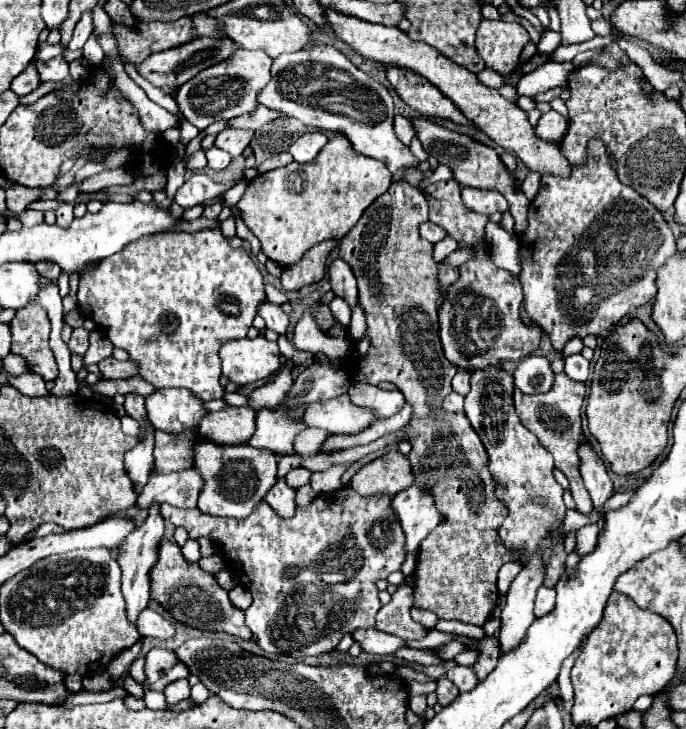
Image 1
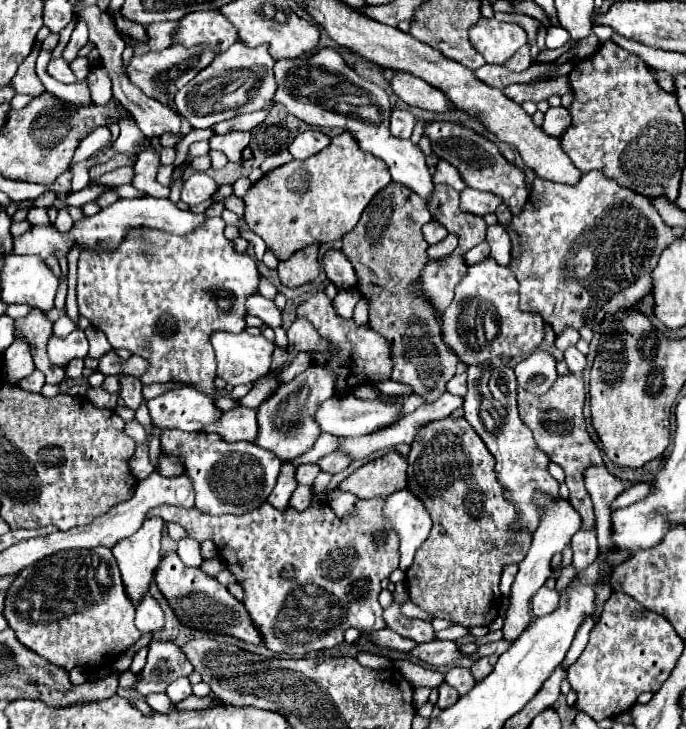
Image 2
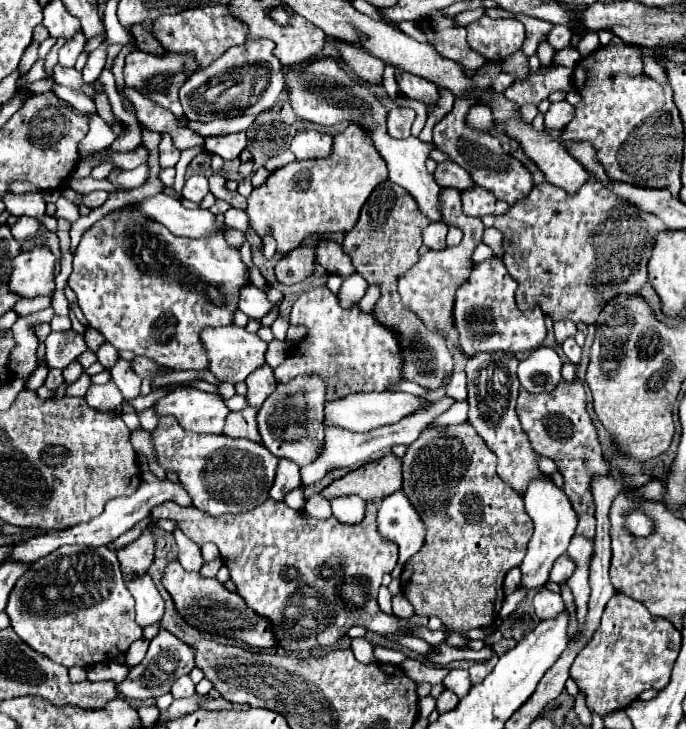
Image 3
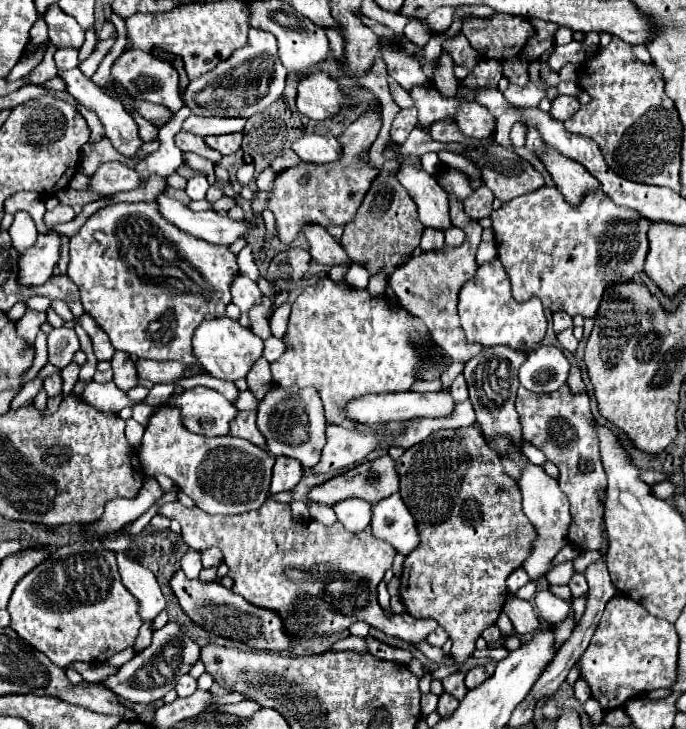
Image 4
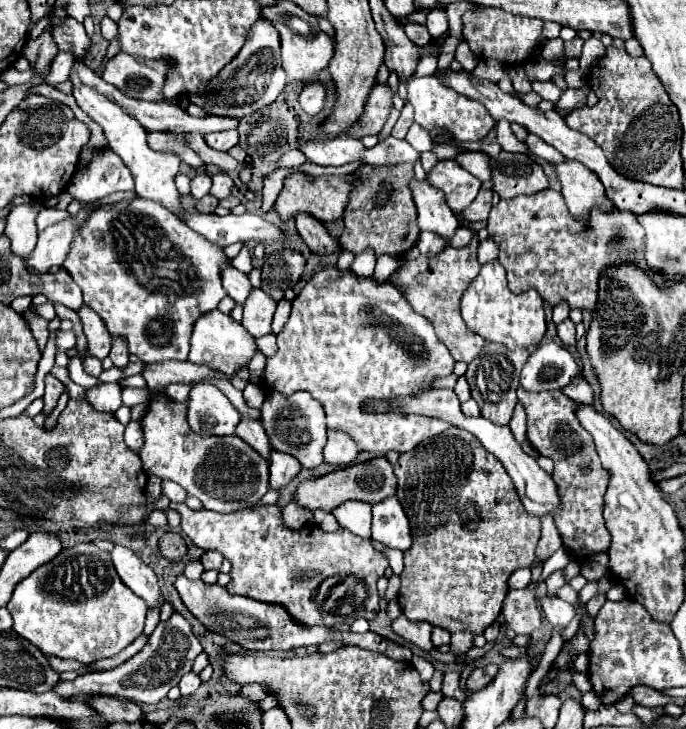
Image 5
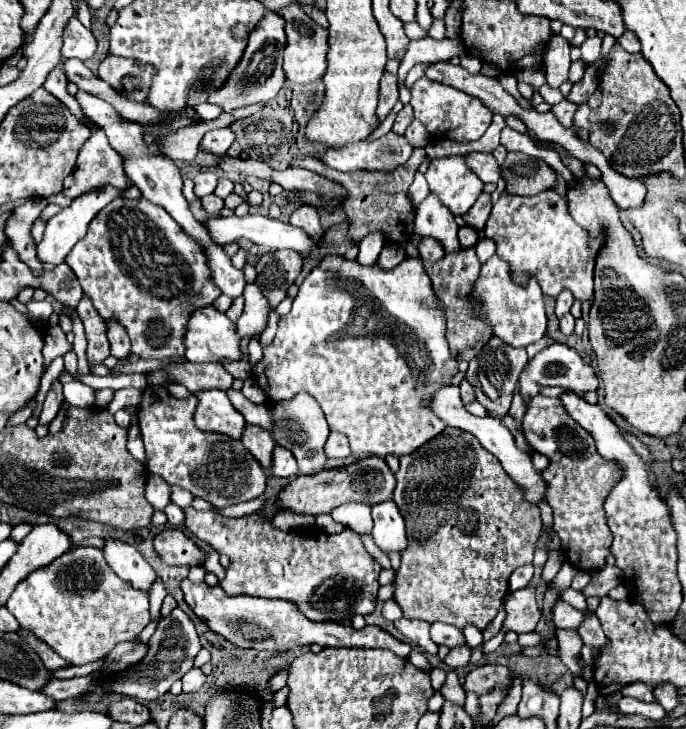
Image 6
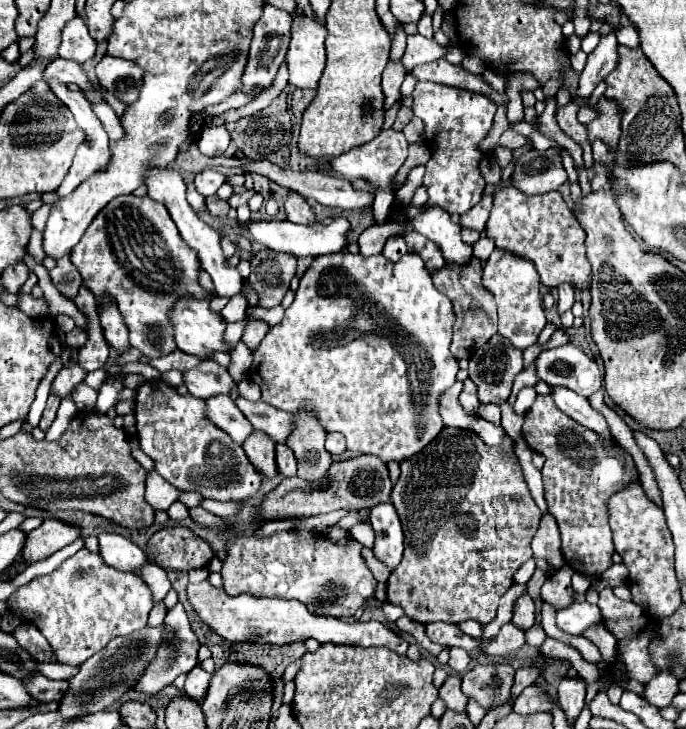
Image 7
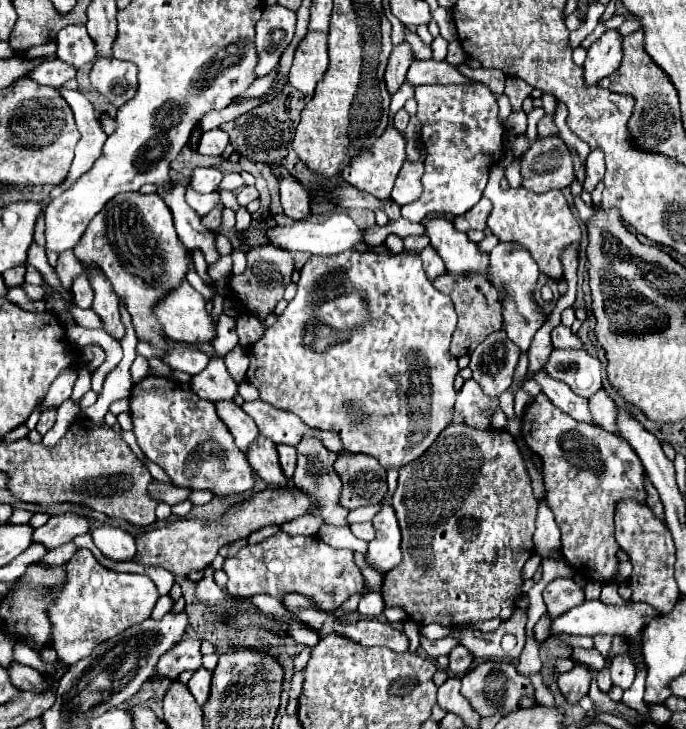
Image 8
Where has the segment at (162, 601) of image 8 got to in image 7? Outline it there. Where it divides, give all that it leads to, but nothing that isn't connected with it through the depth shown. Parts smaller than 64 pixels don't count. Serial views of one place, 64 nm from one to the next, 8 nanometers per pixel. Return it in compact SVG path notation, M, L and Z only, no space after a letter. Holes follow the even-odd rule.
M160 602L160 604L156 604L156 606L152 608L152 612L150 612L148 628L156 628L156 626L160 626L160 624L164 622L164 616L166 616L166 606L164 606L164 602Z

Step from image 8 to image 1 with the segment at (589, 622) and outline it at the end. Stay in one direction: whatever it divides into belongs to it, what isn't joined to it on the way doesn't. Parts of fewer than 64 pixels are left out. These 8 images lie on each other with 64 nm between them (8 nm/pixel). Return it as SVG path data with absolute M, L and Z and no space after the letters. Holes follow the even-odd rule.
M540 586L538 594L536 594L536 616L548 614L554 608L554 598L556 598L556 590L554 588Z

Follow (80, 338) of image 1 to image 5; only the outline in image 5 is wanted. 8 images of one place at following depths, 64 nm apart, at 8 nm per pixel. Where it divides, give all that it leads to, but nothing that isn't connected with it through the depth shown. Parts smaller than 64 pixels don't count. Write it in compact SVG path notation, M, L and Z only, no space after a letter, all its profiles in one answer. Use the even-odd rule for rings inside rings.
M56 332L56 364L58 366L68 366L68 350L76 346L76 334L70 332Z

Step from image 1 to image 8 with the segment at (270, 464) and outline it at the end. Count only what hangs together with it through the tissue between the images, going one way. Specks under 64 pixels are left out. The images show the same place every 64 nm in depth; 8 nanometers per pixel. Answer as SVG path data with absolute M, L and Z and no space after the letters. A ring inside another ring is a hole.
M146 376L132 388L130 414L140 450L170 476L174 486L208 490L220 498L252 490L256 480L246 454L236 450L232 434L216 416L212 402L178 388L168 378Z

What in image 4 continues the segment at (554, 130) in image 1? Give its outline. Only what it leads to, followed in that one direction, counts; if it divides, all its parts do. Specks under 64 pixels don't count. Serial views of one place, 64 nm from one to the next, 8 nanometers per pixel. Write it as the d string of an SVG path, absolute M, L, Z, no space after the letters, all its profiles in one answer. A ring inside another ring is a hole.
M556 96L556 98L552 100L550 114L552 114L552 118L556 118L558 122L566 122L578 108L580 108L580 102L578 102L574 96Z

